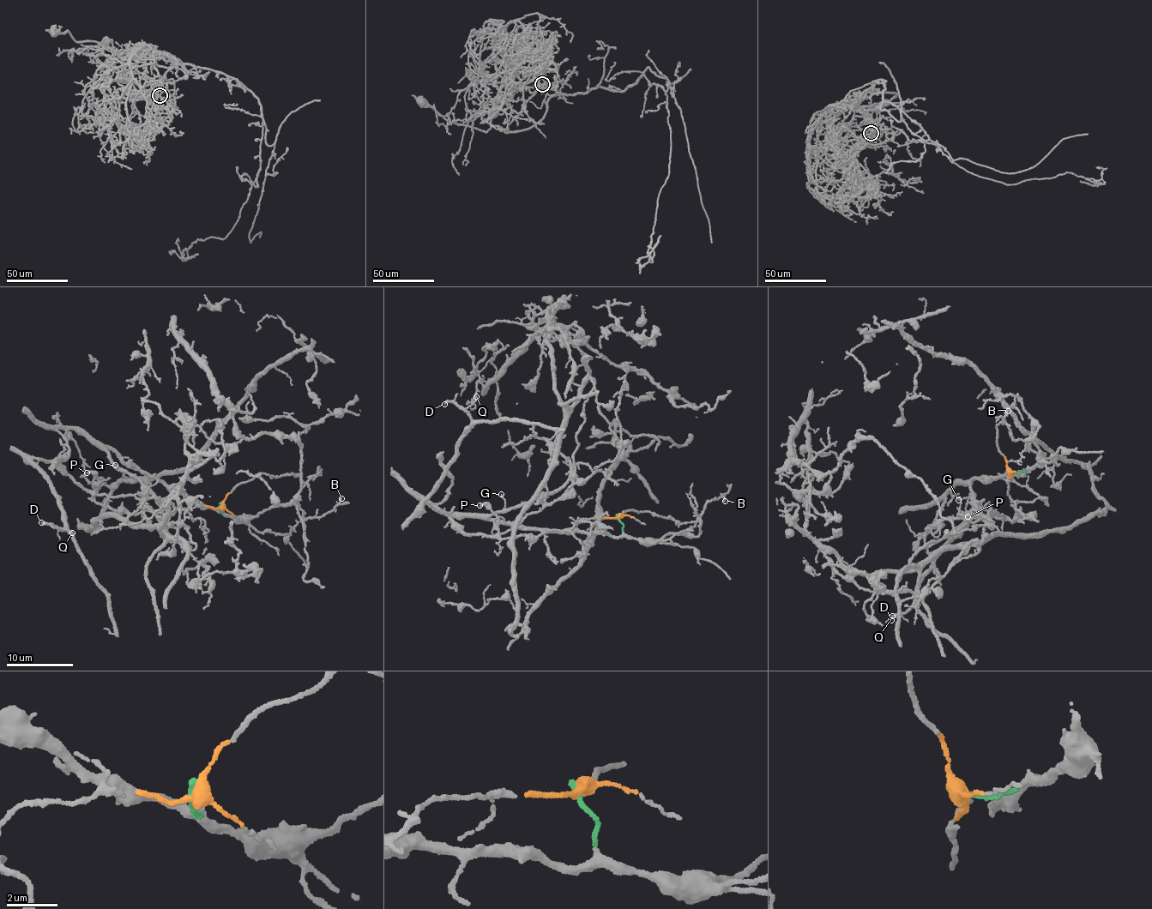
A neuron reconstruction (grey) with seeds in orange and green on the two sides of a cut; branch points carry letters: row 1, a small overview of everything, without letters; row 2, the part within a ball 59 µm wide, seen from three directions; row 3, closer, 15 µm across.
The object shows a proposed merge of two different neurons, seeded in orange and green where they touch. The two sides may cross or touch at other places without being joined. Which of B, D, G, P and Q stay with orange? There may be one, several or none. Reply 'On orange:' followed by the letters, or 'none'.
On orange: D, P, Q

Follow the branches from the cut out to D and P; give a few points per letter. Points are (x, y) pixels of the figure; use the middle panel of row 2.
D: (618, 517), (582, 518), (569, 529), (536, 536), (467, 532), (425, 502), (471, 420), (451, 401), (444, 405)
P: (618, 517), (582, 518), (569, 529), (552, 529), (536, 536), (499, 536), (497, 517), (479, 505)

